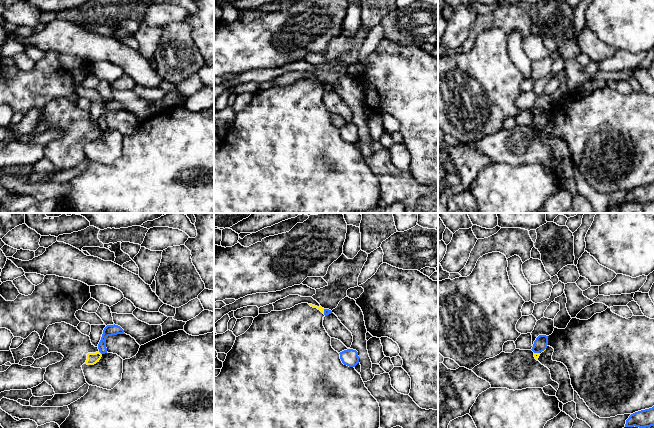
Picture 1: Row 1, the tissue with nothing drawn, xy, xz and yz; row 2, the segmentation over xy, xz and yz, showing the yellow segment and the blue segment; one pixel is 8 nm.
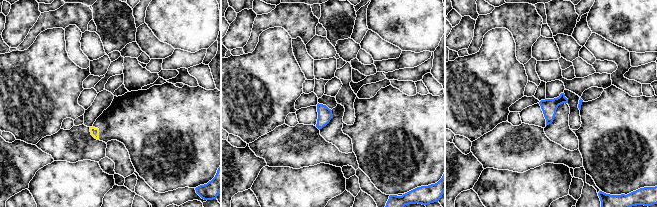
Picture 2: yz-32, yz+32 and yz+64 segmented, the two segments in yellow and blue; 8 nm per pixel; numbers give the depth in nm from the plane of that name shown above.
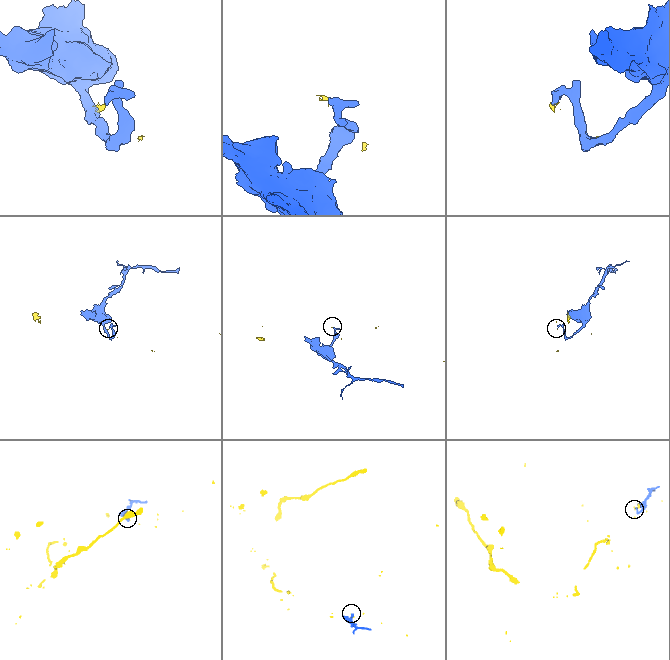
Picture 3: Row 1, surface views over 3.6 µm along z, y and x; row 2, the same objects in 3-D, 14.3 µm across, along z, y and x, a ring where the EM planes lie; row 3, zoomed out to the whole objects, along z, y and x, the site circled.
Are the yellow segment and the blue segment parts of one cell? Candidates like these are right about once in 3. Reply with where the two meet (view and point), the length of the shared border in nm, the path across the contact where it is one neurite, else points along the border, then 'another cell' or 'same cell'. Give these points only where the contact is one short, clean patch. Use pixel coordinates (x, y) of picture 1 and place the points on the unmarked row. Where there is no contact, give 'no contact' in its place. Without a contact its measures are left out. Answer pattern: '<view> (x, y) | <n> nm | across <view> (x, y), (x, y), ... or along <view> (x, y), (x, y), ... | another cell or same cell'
xy (100, 129) | 40 nm | along xy (98, 127), (101, 130) | another cell

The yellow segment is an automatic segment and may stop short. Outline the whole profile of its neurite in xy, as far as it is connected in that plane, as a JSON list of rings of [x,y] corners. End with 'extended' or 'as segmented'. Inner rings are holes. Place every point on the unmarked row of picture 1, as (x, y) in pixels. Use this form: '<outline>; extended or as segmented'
[[[65,98],[49,101],[40,120],[45,121],[49,128],[64,132],[60,138],[49,141],[44,150],[44,157],[52,162],[55,170],[71,169],[86,160],[81,142],[94,141],[102,133],[89,112]]]; extended

